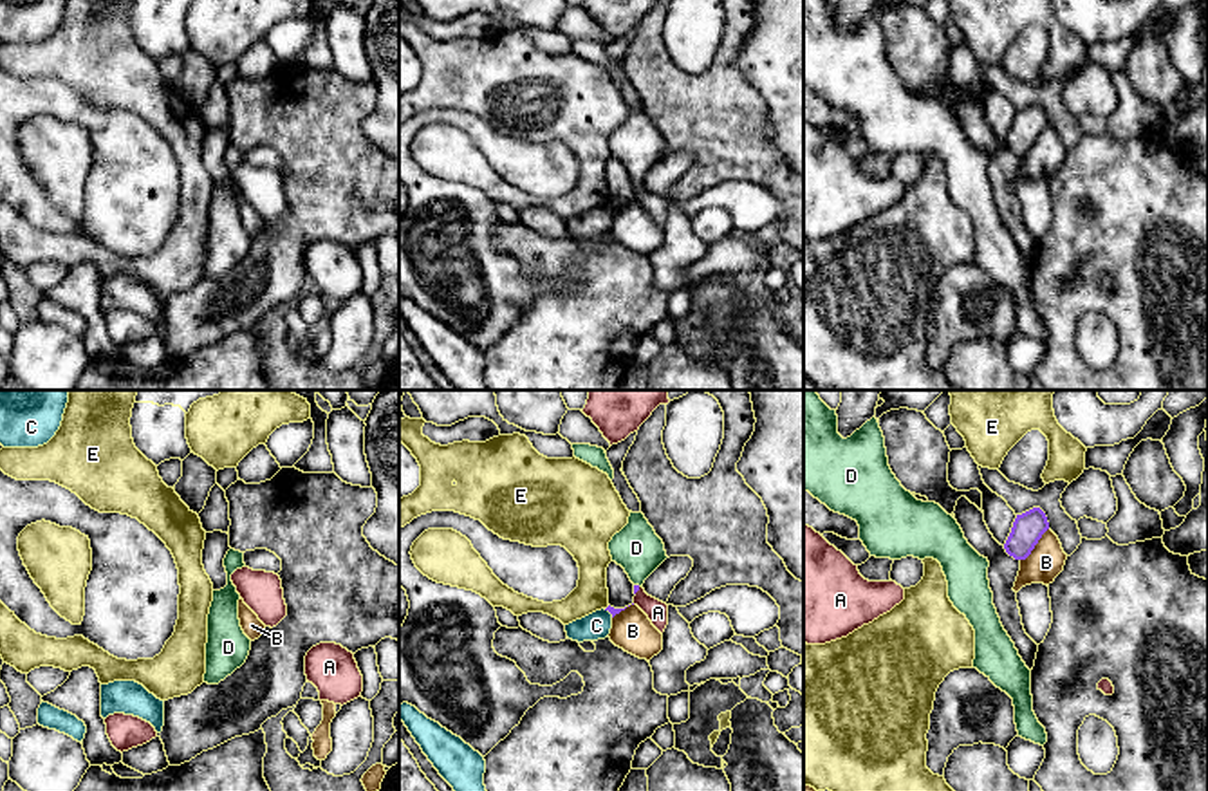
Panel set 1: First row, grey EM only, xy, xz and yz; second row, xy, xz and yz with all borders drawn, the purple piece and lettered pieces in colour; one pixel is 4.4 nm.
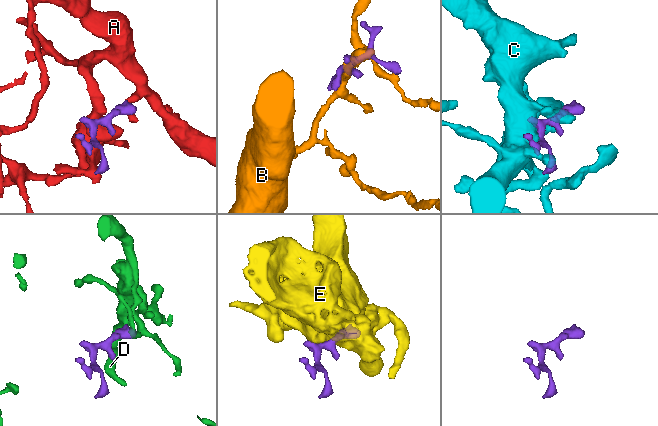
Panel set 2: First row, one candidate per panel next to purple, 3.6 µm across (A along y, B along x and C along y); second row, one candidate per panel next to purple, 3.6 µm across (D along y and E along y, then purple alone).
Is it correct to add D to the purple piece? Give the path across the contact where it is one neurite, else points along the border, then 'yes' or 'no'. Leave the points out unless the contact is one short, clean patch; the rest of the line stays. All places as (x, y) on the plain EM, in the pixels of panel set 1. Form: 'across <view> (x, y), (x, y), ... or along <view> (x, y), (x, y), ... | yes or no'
across xz (636, 183), (638, 181), (636, 143) | yes

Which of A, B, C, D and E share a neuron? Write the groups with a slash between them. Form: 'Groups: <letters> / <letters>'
Groups: A / B / C / D / E

